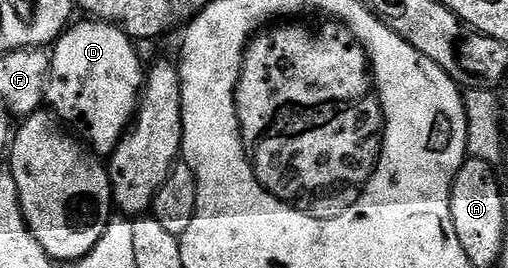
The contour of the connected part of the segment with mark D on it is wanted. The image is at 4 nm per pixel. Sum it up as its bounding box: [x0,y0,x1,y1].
[43,21,145,156]

